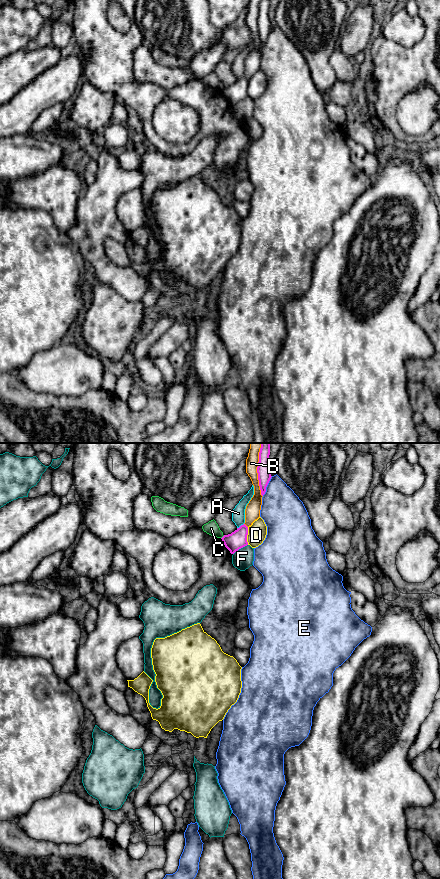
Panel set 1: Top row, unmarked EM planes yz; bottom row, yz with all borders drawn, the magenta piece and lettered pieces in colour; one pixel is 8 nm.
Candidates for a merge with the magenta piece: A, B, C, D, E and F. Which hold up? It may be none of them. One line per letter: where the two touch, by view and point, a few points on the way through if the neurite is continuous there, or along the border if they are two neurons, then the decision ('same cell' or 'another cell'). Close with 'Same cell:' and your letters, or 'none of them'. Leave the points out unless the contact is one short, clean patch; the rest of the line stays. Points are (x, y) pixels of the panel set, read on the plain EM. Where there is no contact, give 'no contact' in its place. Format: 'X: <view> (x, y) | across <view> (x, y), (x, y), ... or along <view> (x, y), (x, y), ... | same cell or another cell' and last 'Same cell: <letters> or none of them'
A: yz (241, 77) | another cell
B: yz (257, 24) | another cell
C: yz (222, 89) | along yz (224, 87), (221, 90) | another cell
D: yz (246, 88) | another cell
E: yz (266, 38) | another cell
F: yz (240, 100) | another cell
Same cell: none of them

